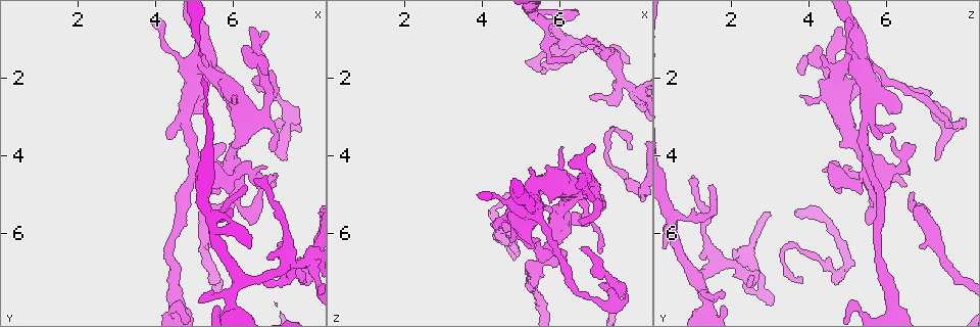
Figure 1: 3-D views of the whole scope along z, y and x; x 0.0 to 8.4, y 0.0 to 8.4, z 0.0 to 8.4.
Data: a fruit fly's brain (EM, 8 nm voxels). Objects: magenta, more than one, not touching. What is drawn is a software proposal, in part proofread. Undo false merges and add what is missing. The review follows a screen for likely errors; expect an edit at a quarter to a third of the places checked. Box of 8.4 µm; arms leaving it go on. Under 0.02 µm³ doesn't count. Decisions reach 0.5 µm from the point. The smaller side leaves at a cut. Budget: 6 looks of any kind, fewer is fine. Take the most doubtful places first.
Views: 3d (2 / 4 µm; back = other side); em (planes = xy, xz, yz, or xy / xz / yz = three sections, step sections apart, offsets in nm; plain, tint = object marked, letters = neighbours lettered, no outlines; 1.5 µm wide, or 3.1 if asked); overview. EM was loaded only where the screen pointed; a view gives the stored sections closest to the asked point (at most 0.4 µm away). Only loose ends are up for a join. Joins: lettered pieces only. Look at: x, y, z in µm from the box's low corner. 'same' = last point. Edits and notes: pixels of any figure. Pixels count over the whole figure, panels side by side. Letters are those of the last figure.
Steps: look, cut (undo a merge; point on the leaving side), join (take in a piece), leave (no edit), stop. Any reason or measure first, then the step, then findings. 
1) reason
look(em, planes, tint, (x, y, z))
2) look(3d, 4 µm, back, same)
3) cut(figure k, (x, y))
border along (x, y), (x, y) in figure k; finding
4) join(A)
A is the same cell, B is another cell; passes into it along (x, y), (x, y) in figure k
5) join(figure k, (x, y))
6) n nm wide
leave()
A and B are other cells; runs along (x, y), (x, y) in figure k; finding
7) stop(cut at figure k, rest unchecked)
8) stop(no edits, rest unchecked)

an open end
look(em, planes, letters, (6.85, 6.65, 1.20))

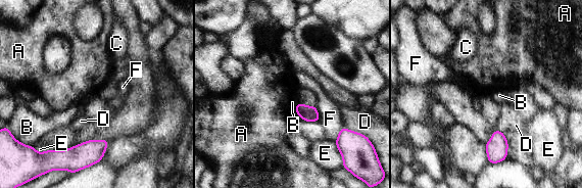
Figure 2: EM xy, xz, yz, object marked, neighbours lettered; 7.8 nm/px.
120 nm wide
leave()
A, B, C, D, E and F are other cells; border along (298, 102), (294, 109) in figure 2; no lettered piece goes on from it

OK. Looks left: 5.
sharp bend
look(3d, 4 µm, (7.35, 3.25, 7.65))

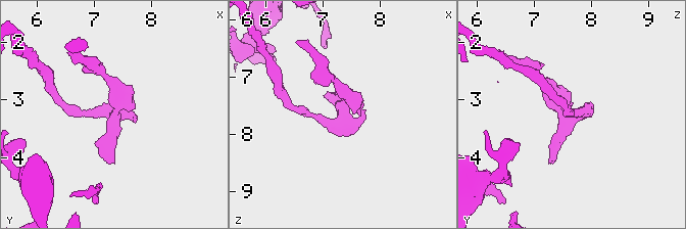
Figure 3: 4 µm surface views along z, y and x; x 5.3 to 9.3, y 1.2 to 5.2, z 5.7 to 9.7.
need the tissue
look(em, planes, letters, (7.35, 3.25, 7.70))

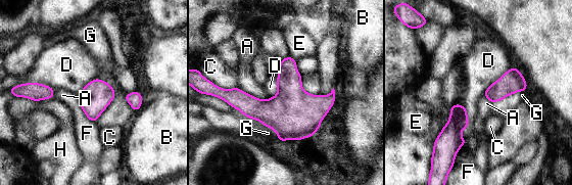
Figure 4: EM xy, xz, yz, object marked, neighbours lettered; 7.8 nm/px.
G touches over 360 nm
leave()
A, B, C, D, E, F, G and H are other cells; continuous, no second cell

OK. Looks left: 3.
branch stops here
look(3d, 2 µm, (7.05, 4.80, 6.50))

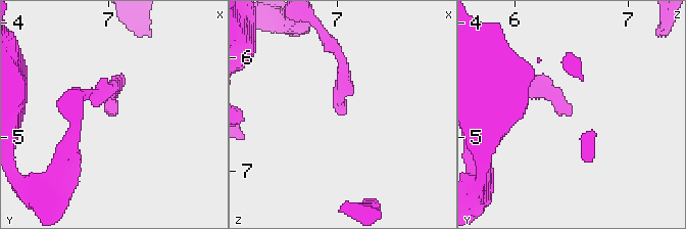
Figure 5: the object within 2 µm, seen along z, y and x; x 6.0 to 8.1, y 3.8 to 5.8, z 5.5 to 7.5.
look(em, planes, letters, (7.06, 4.76, 6.50))

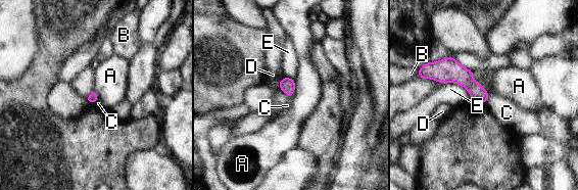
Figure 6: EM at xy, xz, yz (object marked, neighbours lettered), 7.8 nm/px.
80 nm wide
leave()
A, B, C, D and E are other cells; border along (472, 70), (473, 78), (489, 93) in figure 6; no lettered piece goes on from it

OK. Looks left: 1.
stop(no edits, rest unchecked)

